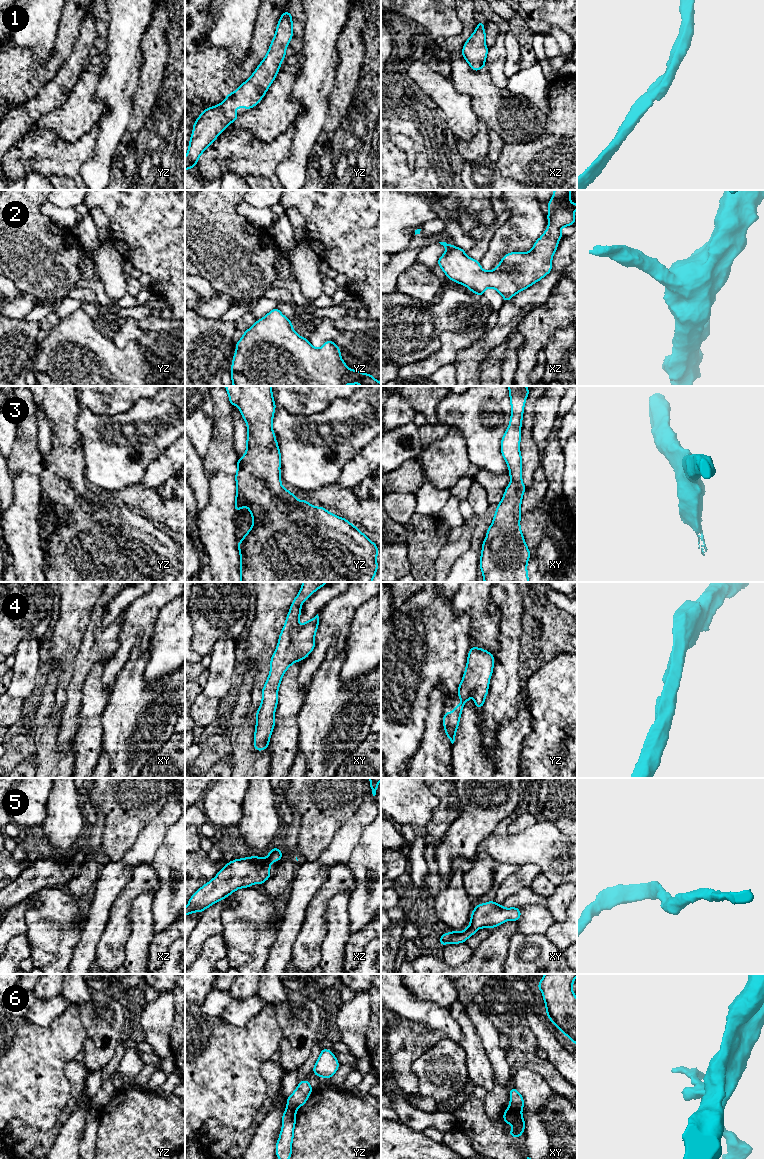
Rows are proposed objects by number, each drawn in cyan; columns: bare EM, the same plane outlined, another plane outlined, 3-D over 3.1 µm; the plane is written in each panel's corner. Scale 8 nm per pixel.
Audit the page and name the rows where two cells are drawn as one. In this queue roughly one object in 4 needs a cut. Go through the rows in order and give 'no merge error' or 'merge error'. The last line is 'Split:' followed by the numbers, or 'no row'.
1: no merge error
2: no merge error
3: no merge error
4: no merge error
5: no merge error
6: merge error
Split: 6

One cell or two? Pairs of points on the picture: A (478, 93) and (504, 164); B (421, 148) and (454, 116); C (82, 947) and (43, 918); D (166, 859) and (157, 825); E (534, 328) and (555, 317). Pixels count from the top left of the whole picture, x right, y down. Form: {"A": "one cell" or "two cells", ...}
{"A": "two cells", "B": "two cells", "C": "two cells", "D": "two cells", "E": "one cell"}

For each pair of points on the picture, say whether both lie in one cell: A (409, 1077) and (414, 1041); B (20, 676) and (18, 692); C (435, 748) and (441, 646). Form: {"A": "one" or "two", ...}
{"A": "one", "B": "one", "C": "two"}

